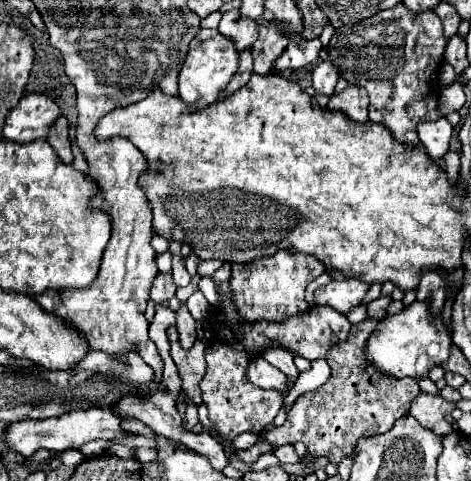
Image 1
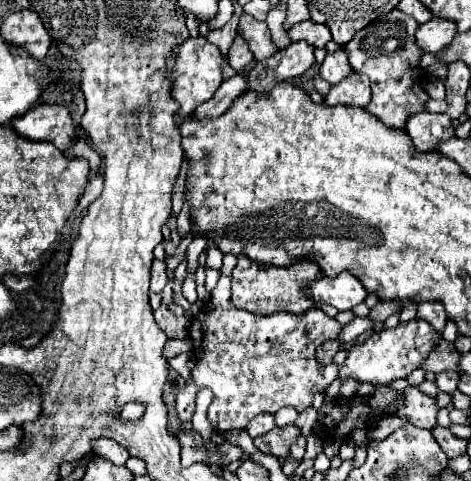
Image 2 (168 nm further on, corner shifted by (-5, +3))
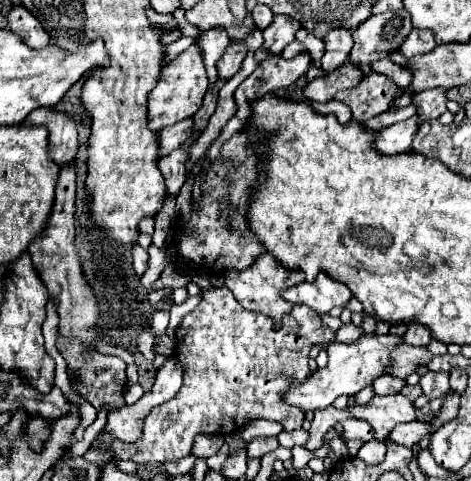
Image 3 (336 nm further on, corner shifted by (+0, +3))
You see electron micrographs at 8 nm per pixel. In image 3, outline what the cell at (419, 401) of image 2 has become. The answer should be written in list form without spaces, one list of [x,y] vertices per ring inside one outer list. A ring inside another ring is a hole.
[[[401,393],[387,397],[375,395],[367,405],[355,405],[353,409],[349,409],[349,413],[365,419],[373,427],[377,441],[385,441],[395,425],[415,421],[413,403]]]

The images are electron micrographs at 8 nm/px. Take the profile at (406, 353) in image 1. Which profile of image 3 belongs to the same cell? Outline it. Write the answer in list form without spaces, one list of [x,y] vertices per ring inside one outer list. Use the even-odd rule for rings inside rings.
[[[361,335],[355,343],[337,343],[333,341],[329,347],[327,347],[327,355],[329,355],[329,361],[327,365],[317,371],[313,371],[309,375],[307,381],[303,383],[291,383],[289,391],[285,391],[283,399],[285,403],[293,405],[293,407],[299,407],[301,411],[317,411],[317,409],[325,409],[329,407],[339,395],[355,395],[359,393],[363,387],[371,385],[377,377],[385,375],[385,367],[389,365],[389,357],[391,357],[391,351],[401,345],[403,339],[401,337],[395,337],[395,335]]]

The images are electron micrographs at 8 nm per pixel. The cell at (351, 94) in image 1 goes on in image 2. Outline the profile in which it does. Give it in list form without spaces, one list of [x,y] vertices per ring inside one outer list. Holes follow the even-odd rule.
[[[352,73],[338,85],[332,85],[328,95],[324,97],[326,105],[354,105],[354,107],[366,107],[370,103],[370,83],[366,75]]]

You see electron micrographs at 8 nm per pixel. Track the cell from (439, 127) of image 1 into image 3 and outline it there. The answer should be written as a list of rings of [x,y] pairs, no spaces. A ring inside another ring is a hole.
[[[413,115],[407,121],[401,121],[391,127],[381,129],[373,147],[381,155],[407,153],[407,151],[411,151],[411,141],[413,141],[417,129],[419,129],[419,123],[417,123],[417,117]]]

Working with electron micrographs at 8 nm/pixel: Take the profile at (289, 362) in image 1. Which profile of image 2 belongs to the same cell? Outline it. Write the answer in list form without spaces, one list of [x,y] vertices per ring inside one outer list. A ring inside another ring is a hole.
[[[310,406],[301,412],[294,424],[301,429],[301,434],[307,437],[312,432],[316,424],[316,419],[317,410]]]

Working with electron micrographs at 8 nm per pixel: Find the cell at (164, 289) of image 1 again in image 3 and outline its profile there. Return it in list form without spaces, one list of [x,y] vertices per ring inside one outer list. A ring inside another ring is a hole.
[[[135,245],[135,247],[133,247],[133,269],[135,269],[135,273],[137,273],[139,277],[141,277],[143,271],[147,269],[147,259],[149,259],[147,251],[145,251],[141,245]]]

